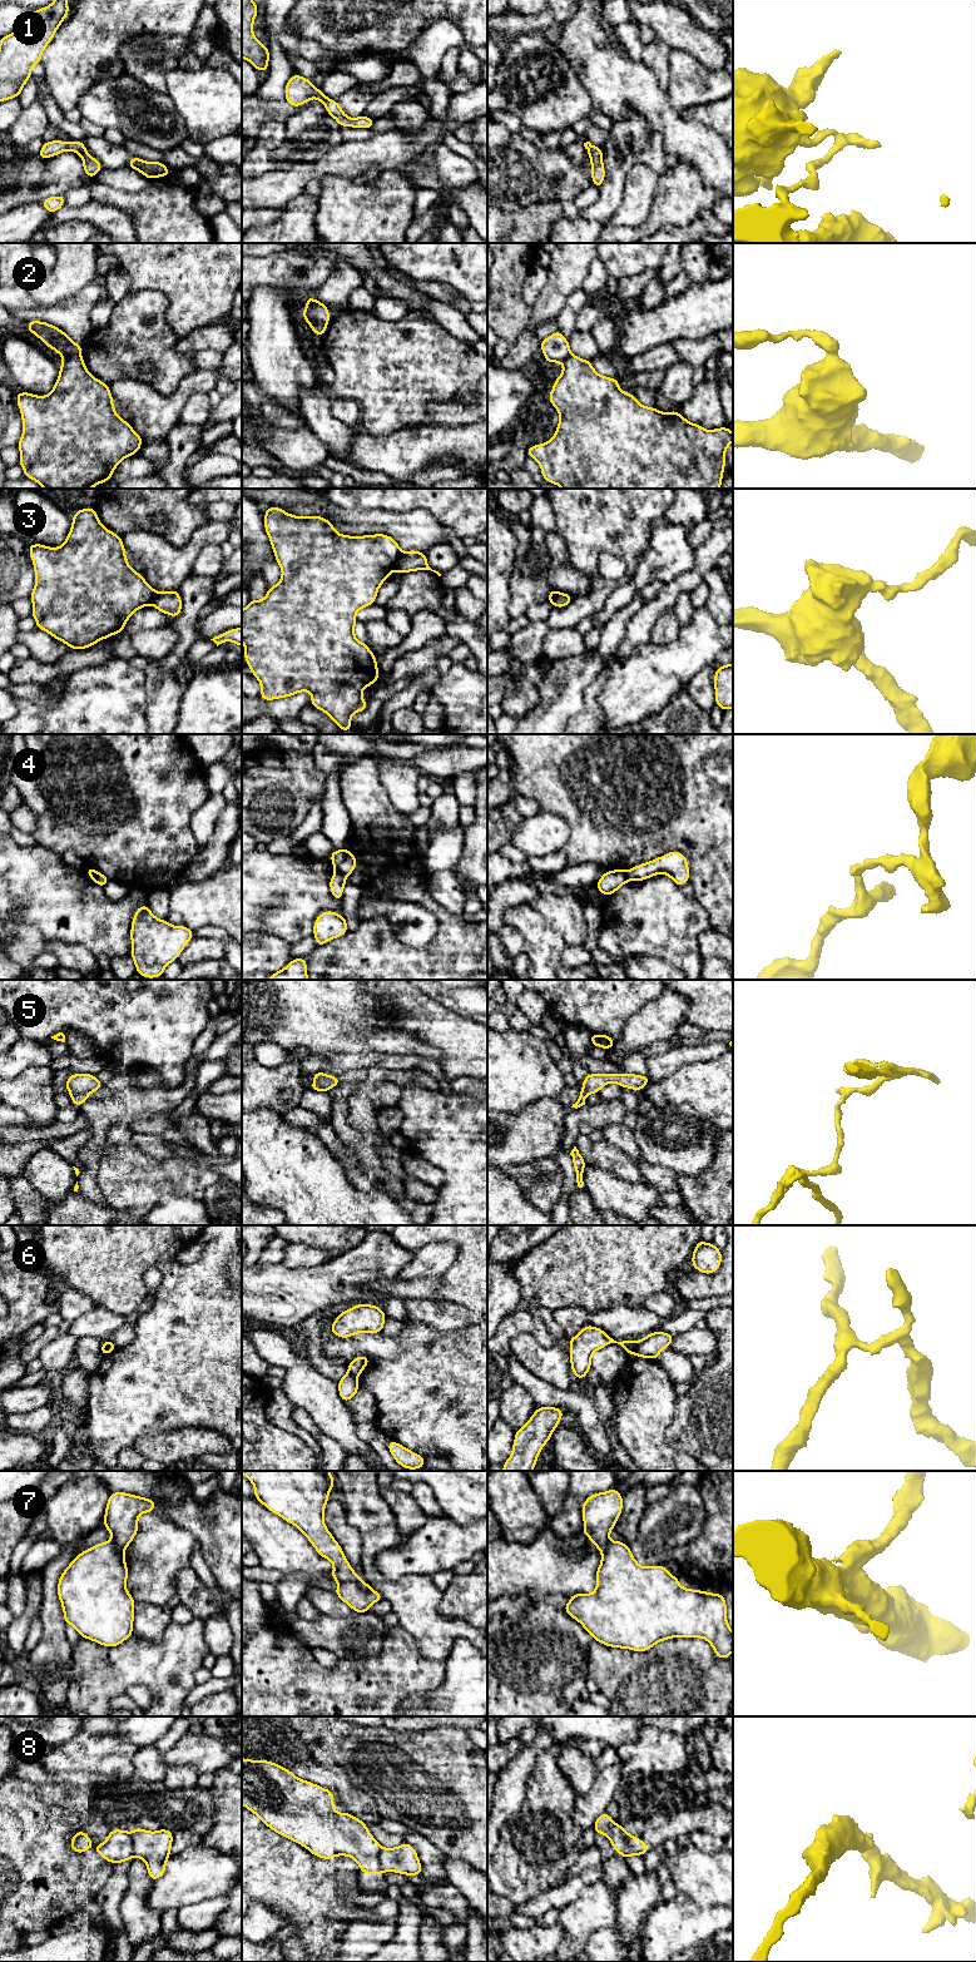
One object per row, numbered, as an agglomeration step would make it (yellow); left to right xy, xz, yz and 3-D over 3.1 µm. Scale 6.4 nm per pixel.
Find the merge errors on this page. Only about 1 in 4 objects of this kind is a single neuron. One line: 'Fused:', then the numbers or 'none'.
Fused: 1, 2, 3, 4, 5, 6, 7, 8

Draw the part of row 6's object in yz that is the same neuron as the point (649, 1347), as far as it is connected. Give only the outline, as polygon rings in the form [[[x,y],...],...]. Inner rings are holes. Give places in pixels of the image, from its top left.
[[[652,1332],[636,1342],[635,1356],[641,1358],[658,1359],[659,1353],[670,1347],[675,1336],[665,1332]]]

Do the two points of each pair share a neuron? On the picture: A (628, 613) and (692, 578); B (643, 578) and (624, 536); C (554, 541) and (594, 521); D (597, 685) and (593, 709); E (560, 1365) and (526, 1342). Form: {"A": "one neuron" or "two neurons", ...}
{"A": "two neurons", "B": "two neurons", "C": "two neurons", "D": "one neuron", "E": "one neuron"}

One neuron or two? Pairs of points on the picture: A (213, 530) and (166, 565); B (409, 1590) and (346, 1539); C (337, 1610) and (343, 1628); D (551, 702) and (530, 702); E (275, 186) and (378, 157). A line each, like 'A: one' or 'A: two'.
A: one
B: two
C: two
D: two
E: one

